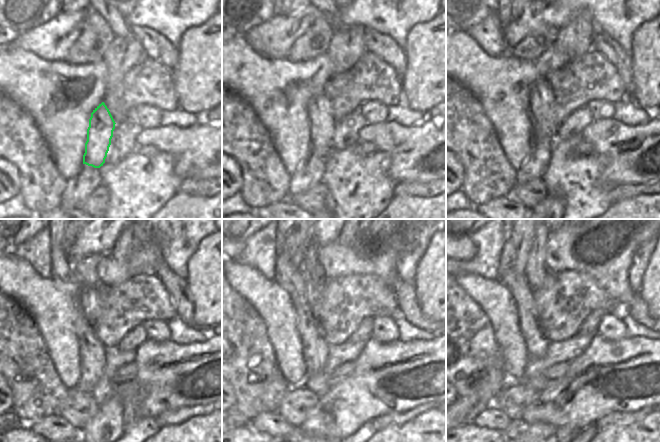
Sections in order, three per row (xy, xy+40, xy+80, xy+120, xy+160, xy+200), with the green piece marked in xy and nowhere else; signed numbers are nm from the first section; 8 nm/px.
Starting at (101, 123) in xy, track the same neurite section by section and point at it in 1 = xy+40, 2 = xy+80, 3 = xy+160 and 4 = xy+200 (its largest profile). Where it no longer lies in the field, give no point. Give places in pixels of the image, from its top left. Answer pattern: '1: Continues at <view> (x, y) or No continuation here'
1: Continues at xy+40 (322, 122)
2: Continues at xy+80 (541, 101)
3: Continues at xy+160 (311, 268)
4: Continues at xy+200 (536, 270).

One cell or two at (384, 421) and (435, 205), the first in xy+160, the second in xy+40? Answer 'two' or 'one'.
two

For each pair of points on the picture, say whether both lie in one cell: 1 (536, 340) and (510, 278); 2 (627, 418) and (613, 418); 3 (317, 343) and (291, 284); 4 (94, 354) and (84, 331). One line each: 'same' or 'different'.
1: same
2: same
3: same
4: same

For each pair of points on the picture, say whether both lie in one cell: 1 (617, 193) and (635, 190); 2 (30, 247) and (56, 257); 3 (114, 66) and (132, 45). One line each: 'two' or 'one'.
1: one
2: two
3: one

